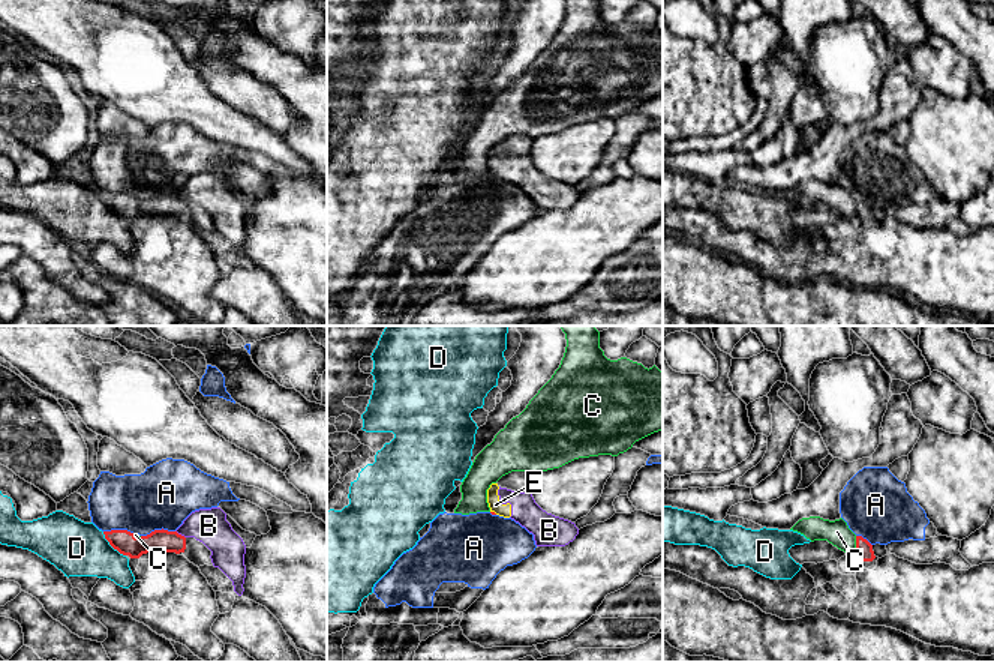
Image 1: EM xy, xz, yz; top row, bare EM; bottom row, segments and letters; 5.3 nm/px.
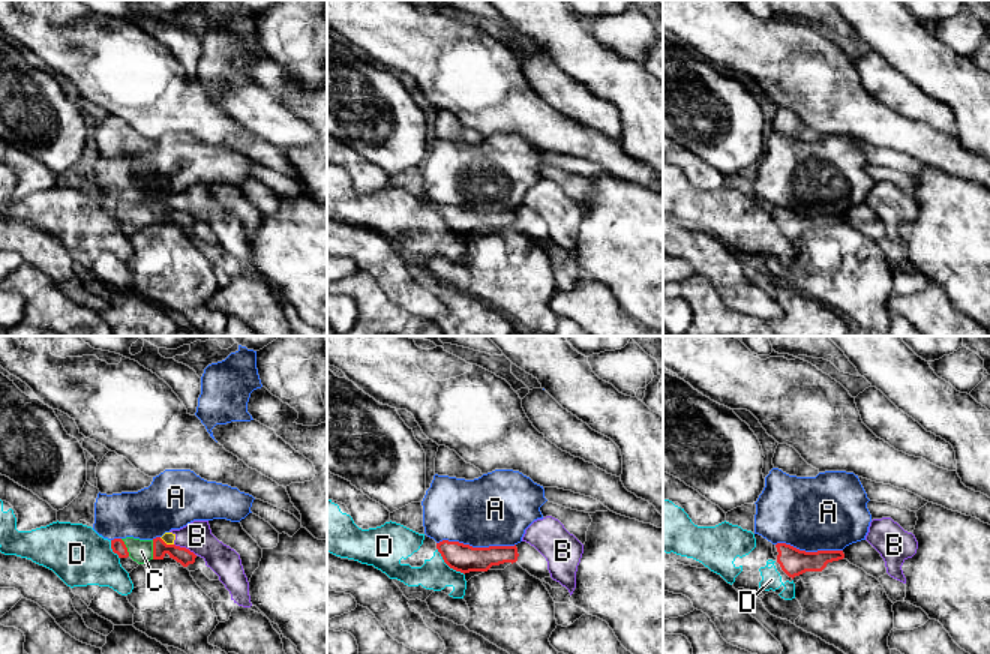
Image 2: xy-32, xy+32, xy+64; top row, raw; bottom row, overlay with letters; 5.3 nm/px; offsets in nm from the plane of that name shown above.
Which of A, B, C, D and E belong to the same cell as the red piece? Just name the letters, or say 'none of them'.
C

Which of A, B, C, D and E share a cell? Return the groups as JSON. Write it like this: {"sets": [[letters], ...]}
{"sets": [["A"], ["B", "E"], ["C"], ["D"]]}

